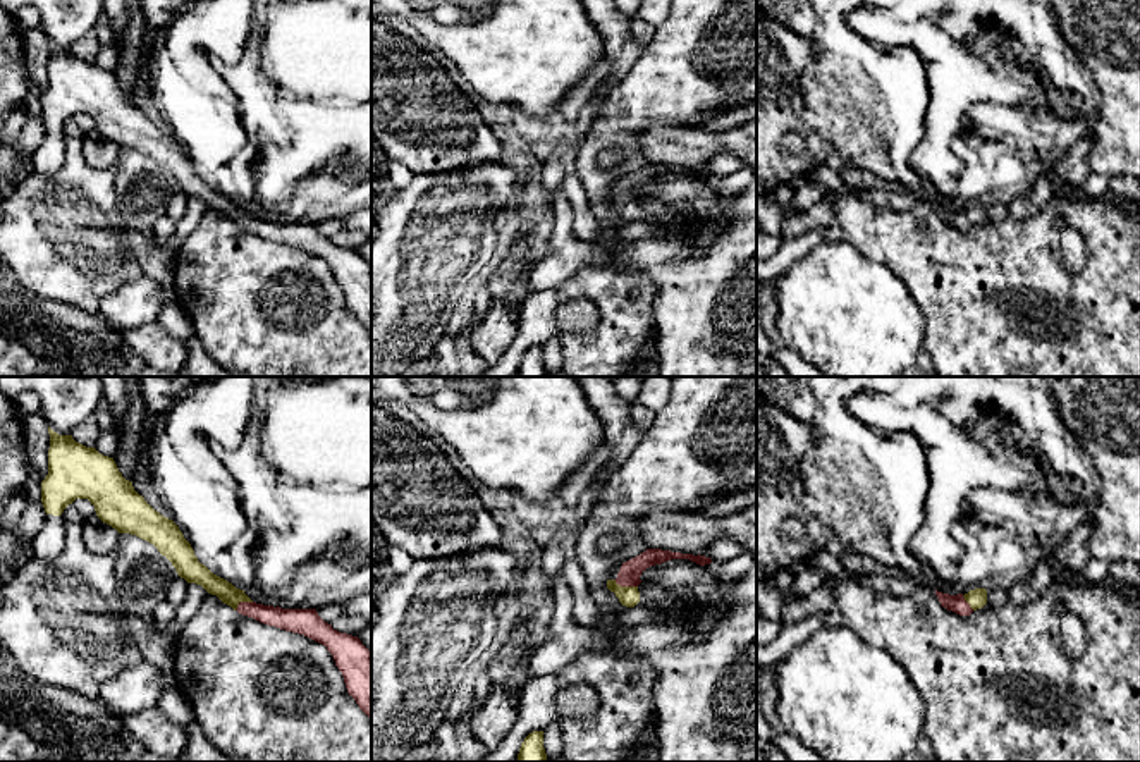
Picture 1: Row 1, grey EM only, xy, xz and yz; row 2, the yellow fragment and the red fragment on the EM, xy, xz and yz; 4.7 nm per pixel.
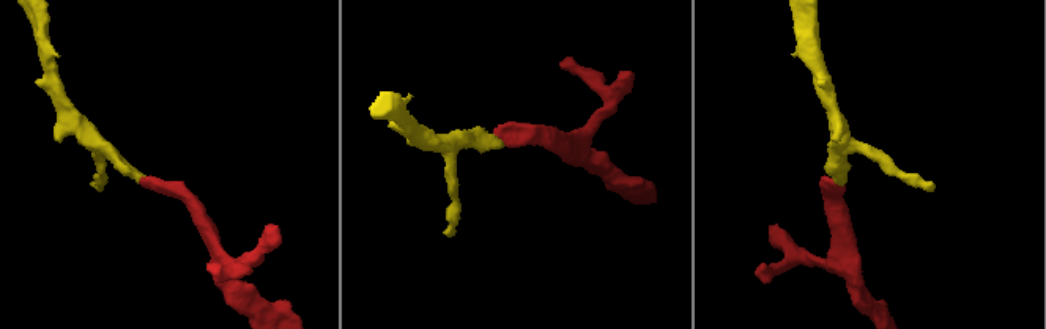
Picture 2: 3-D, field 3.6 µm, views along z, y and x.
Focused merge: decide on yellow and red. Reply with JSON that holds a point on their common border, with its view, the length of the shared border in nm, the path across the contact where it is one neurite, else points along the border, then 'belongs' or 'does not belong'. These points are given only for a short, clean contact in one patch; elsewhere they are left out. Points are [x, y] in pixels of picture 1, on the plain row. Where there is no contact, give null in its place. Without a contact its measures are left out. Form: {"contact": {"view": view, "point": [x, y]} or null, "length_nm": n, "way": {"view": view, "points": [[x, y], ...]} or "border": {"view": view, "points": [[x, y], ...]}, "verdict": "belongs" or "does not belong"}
{"contact": {"view": "xz", "point": [626, 202]}, "length_nm": 120, "way": {"view": "xz", "points": [[628, 210], [626, 202], [631, 184]]}, "verdict": "belongs"}

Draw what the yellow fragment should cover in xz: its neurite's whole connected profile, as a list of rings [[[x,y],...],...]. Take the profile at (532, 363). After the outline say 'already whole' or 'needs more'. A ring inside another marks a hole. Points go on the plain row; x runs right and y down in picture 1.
[[[533,346],[524,353],[518,368],[518,375],[519,377],[545,377],[547,375],[547,368],[543,363],[543,346]]]; already whole

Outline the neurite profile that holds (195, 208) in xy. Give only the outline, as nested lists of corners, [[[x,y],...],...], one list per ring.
[[[187,198],[186,212],[182,218],[175,222],[175,234],[172,241],[163,246],[163,249],[175,255],[181,244],[198,227],[206,210],[208,206],[201,200]]]

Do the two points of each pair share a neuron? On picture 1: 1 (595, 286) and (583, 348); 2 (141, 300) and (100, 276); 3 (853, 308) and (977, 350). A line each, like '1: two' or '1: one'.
1: one
2: two
3: two

